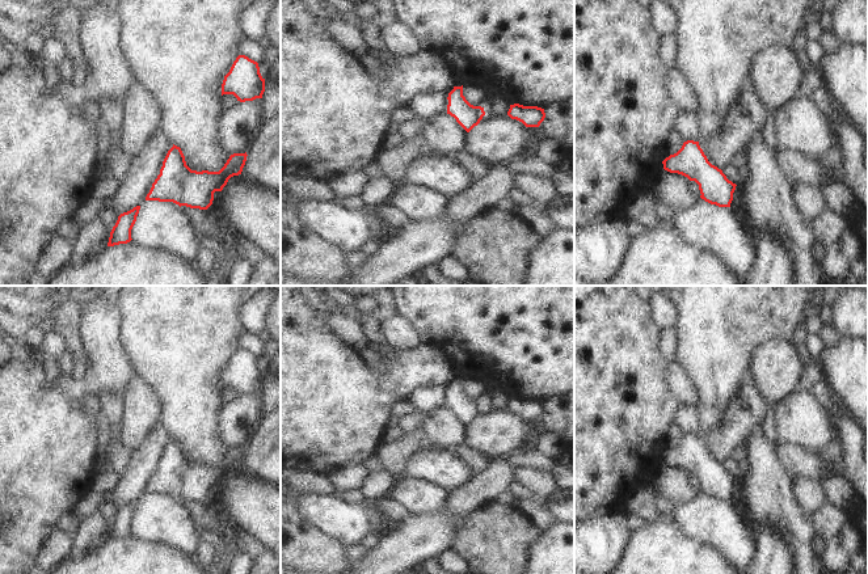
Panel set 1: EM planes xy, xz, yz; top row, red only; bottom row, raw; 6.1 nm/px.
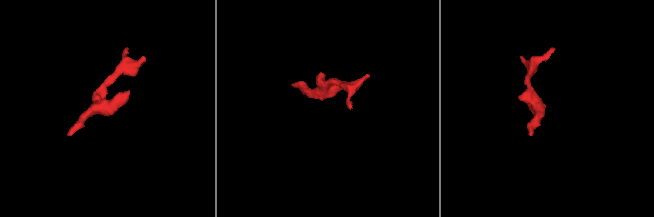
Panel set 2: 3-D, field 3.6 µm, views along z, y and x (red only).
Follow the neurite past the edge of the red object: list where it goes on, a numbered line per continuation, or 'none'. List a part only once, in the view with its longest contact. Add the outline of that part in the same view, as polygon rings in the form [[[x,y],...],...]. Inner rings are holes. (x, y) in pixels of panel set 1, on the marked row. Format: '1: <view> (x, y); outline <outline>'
none

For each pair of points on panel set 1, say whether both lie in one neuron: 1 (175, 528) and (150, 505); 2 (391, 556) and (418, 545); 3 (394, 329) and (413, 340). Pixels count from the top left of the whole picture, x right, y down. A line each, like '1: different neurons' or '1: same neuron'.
1: same neuron
2: same neuron
3: same neuron

